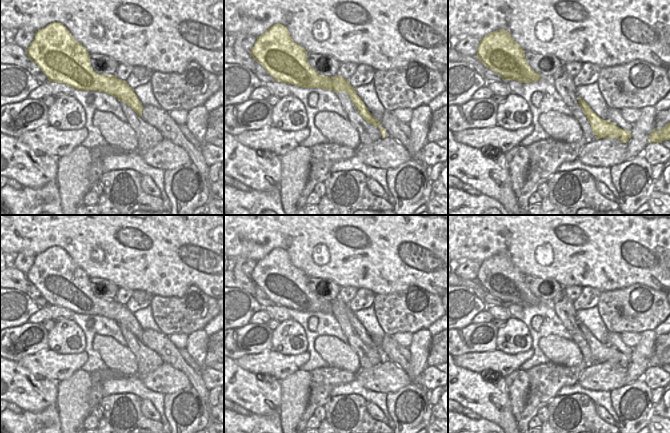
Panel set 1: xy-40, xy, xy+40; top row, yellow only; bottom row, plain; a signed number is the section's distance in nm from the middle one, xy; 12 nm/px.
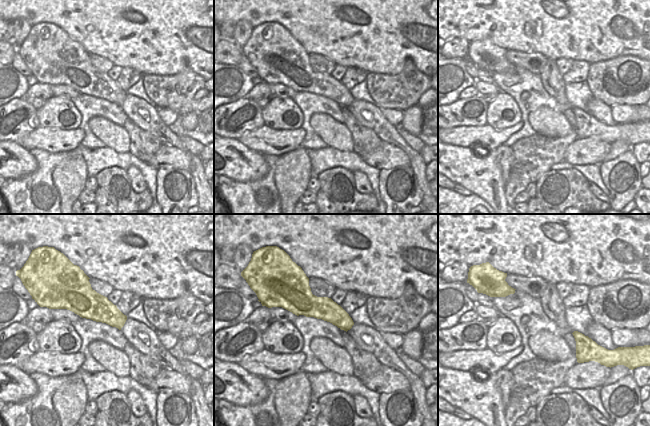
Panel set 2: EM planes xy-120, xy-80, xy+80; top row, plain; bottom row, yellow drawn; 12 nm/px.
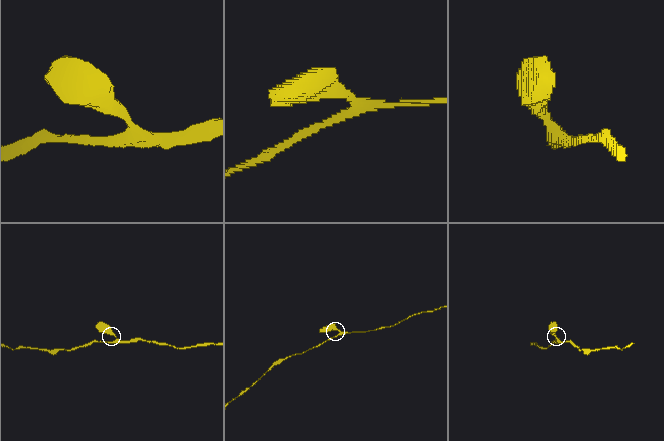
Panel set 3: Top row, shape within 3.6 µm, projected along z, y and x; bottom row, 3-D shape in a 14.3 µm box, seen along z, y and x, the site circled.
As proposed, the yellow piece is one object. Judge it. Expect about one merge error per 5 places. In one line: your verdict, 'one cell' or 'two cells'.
one cell

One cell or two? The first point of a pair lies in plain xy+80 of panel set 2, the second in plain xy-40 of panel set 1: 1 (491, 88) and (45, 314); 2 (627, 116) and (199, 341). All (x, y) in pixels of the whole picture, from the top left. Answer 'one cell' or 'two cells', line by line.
1: two cells
2: two cells

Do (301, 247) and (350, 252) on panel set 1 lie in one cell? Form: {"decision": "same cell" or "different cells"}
{"decision": "same cell"}

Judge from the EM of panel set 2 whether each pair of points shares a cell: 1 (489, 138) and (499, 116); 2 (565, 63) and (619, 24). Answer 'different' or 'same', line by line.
1: different
2: different

